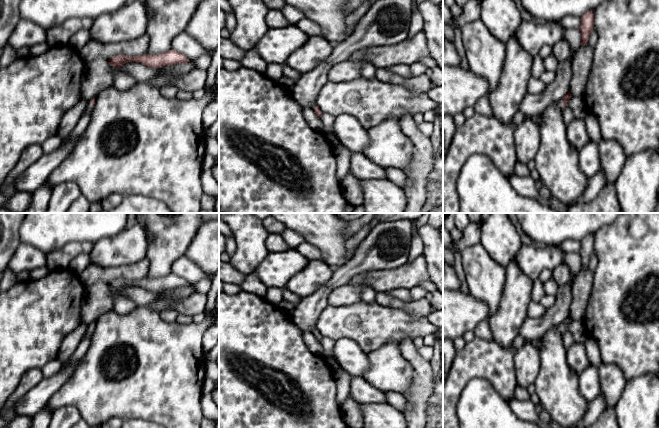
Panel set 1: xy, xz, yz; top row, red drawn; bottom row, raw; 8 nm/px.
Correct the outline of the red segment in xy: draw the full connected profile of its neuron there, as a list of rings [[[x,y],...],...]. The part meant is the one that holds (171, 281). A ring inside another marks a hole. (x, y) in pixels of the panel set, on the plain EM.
[[[170,273],[169,275],[162,278],[154,278],[154,279],[140,279],[134,281],[128,281],[125,279],[116,279],[109,284],[109,288],[111,290],[115,290],[121,292],[122,289],[126,286],[138,286],[145,290],[152,292],[160,292],[163,290],[175,289],[180,287],[188,287],[190,284],[180,276],[177,276],[174,273]]]

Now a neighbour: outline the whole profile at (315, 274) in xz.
[[[311,260],[286,284],[286,289],[301,298],[307,297],[325,285],[332,277],[334,269],[324,261]]]

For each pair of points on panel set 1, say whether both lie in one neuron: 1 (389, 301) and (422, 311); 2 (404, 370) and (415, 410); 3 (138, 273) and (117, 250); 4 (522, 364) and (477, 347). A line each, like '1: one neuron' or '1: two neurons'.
1: one neuron
2: two neurons
3: two neurons
4: two neurons

